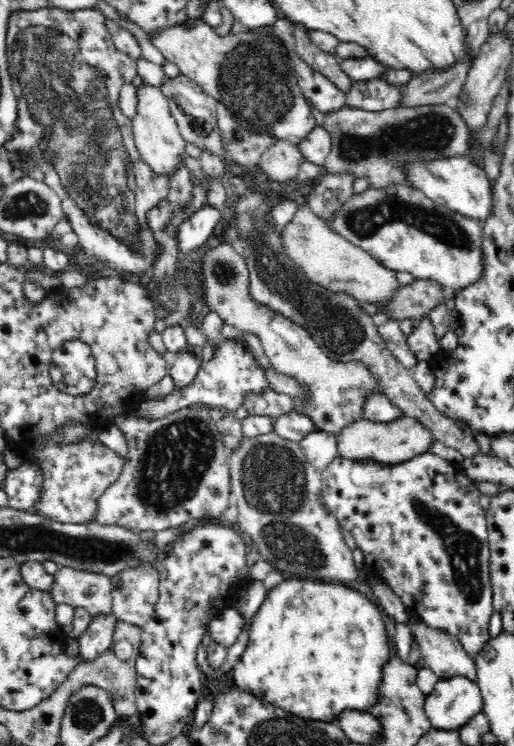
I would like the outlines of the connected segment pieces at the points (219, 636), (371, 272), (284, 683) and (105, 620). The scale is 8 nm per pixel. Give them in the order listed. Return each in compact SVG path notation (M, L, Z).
M226 606L222 609L213 620L208 624L209 636L216 642L222 642L222 645L231 647L238 640L240 632L244 630L246 620L236 608Z
M300 204L294 218L284 224L280 230L280 239L284 254L300 265L308 281L332 293L348 293L359 302L386 302L386 298L390 298L390 294L401 286L396 271L387 269L363 248L335 233L312 213L307 204Z
M283 580L267 592L253 616L246 650L232 669L237 685L262 700L302 718L334 720L344 710L369 712L381 701L384 670L394 656L380 610L361 592L338 583Z
M113 612L94 616L88 628L78 638L79 655L87 662L94 661L106 650L113 648L113 634L117 625Z

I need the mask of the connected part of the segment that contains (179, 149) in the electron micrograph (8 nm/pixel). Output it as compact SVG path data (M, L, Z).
M143 84L138 89L138 110L131 123L141 159L159 177L169 178L172 174L178 174L178 168L184 163L188 167L190 156L186 154L186 139L181 135L178 123L171 114L166 96L158 87Z

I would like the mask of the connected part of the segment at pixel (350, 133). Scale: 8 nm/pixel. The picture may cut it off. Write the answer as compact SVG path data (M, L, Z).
M451 104L422 108L392 108L379 112L345 106L326 114L323 126L331 138L331 149L324 170L333 176L350 174L355 180L366 176L370 189L412 187L408 170L412 163L466 156L471 138L467 123Z

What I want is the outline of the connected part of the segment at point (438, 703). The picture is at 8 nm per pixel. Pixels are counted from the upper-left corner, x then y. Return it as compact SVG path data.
M462 676L440 679L425 698L424 710L433 728L459 729L472 716L483 712L479 686Z

